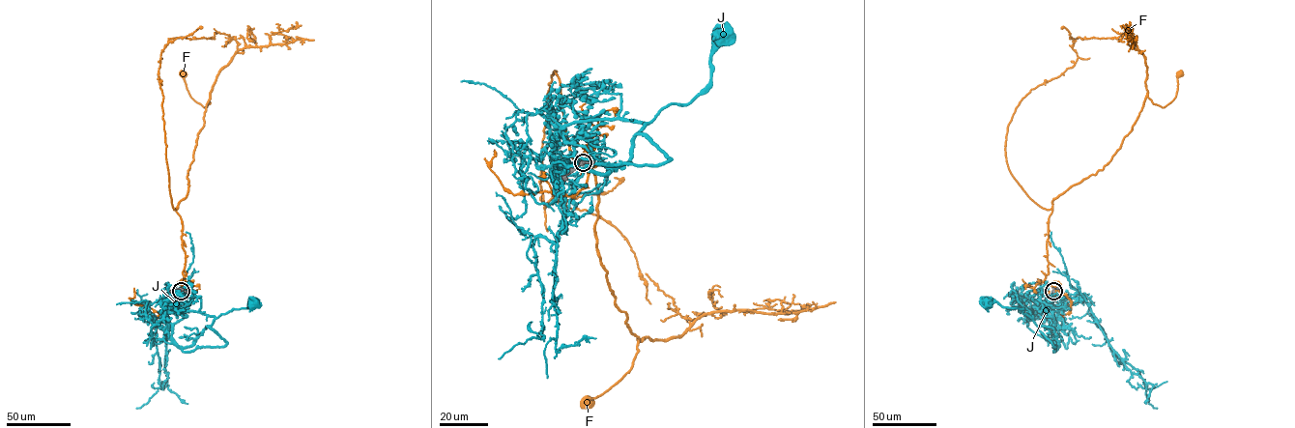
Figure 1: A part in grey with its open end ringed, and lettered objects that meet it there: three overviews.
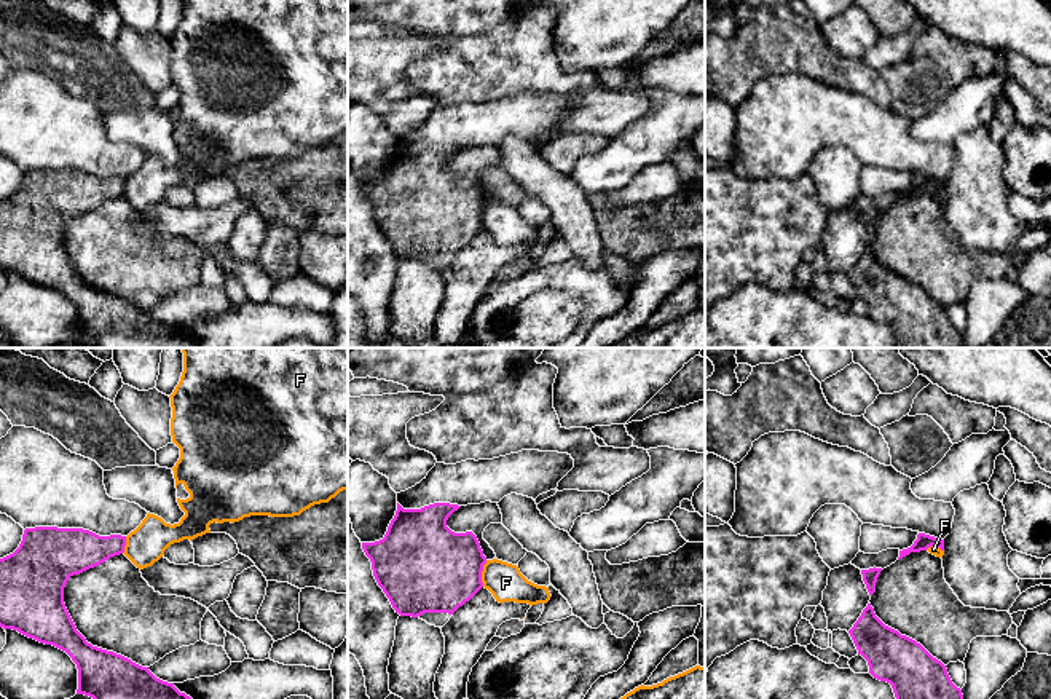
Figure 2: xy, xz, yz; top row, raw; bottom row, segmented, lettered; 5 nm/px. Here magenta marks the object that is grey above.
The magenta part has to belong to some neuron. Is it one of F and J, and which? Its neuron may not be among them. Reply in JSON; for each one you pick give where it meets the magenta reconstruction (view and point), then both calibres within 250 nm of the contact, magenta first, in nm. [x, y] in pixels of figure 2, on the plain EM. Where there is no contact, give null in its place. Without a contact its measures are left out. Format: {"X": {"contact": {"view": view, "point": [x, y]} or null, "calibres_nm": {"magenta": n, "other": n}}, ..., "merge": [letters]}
{"J": {"contact": null}, "merge": ["J"]}

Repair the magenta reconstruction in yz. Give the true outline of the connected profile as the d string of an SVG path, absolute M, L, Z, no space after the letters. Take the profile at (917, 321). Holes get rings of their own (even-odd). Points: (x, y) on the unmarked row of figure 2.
M871 246L848 273L858 297L869 308L869 316L892 327L898 348L963 348L962 332L957 330L946 308L933 300L920 286L885 268L874 255Z

